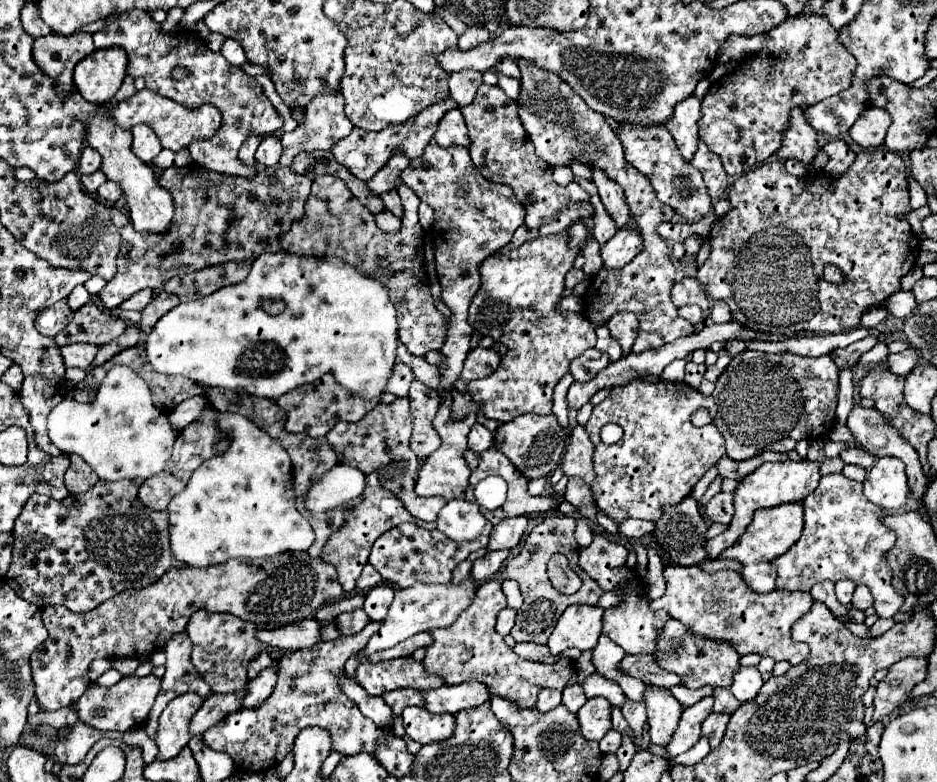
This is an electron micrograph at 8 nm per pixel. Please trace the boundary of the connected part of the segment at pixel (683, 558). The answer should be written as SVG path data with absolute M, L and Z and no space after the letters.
M686 496L676 506L664 506L662 516L656 520L656 530L650 536L674 566L698 566L706 560L712 560L706 552L706 532L708 524L700 514L698 500L694 496Z

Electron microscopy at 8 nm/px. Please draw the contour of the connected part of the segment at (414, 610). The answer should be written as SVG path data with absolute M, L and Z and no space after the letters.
M468 578L464 584L414 584L412 588L396 590L396 598L390 606L386 620L382 622L380 630L368 640L368 644L358 652L358 662L364 664L370 660L370 654L392 648L398 642L410 638L418 632L428 632L432 628L450 626L460 616L460 612L468 608L468 604L474 598L476 588L478 588L478 584L472 578Z

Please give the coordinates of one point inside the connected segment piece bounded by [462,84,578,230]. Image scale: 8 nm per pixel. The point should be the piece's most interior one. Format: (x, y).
(501, 149)

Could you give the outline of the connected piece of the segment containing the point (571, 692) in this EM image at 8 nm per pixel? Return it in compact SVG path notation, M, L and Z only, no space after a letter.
M568 684L562 690L562 704L570 710L570 712L578 712L582 708L582 704L586 702L584 690L580 684Z

